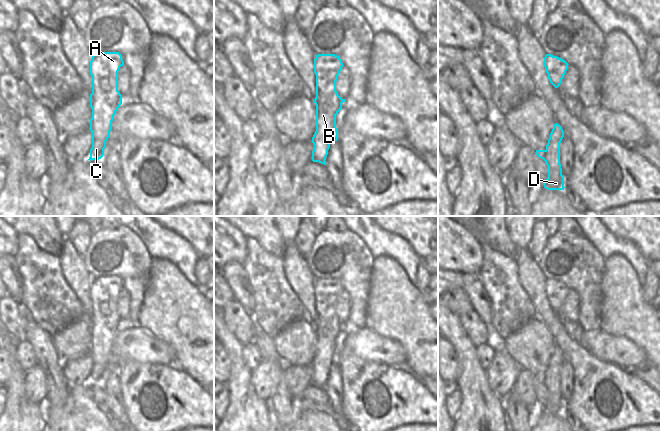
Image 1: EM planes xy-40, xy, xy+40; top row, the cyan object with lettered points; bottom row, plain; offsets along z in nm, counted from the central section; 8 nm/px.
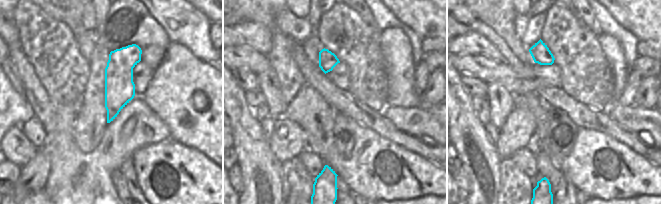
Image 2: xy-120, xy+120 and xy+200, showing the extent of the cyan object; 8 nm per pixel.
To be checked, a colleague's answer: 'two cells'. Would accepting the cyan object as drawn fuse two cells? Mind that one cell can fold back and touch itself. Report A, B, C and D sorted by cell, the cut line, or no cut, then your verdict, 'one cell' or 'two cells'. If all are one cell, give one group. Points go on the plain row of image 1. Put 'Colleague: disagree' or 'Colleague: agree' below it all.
A B C D | no cut | one cell
Colleague: disagree

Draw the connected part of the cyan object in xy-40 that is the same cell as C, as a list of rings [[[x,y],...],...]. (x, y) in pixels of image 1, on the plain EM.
[[[119,276],[94,278],[90,285],[92,317],[90,318],[90,355],[92,371],[88,384],[99,384],[104,379],[106,365],[110,361],[114,339],[122,328],[118,315],[118,295],[124,290]]]

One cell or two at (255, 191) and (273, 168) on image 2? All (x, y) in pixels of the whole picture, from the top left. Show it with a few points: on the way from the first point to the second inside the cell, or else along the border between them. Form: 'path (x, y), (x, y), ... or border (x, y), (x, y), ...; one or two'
path (254, 181), (253, 169), (257, 165), (263, 168); one

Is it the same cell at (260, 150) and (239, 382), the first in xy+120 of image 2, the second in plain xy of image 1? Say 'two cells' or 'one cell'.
one cell

